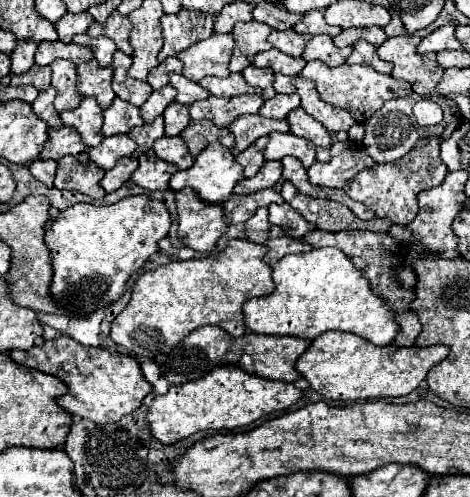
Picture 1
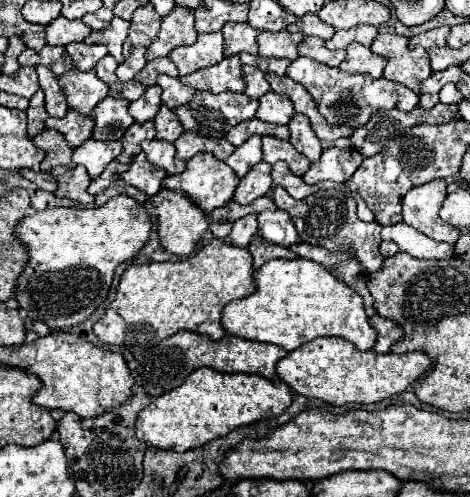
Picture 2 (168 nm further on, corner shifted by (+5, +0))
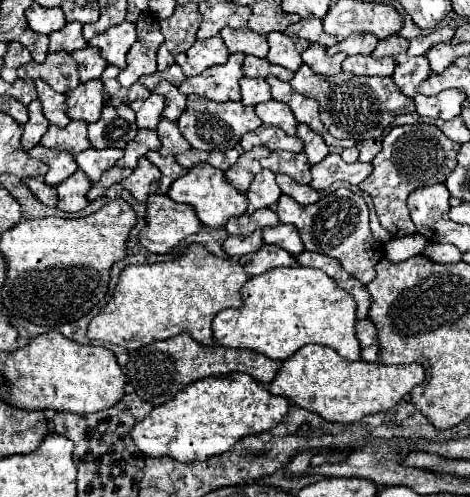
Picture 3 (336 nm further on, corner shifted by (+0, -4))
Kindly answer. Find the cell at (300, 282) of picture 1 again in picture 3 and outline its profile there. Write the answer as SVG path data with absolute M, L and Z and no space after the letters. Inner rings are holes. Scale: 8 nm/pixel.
M275 267L259 277L249 277L249 281L243 285L241 295L245 299L243 307L239 309L227 309L217 313L213 321L213 337L223 347L245 347L253 349L257 353L263 353L271 359L289 359L297 349L309 343L333 347L343 359L347 361L359 361L361 359L361 345L357 339L357 305L355 299L331 281L321 269L313 267Z

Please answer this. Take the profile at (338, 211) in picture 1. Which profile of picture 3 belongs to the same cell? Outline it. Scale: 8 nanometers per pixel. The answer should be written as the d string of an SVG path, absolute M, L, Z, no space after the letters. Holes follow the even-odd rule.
M337 189L335 193L325 195L315 205L299 205L293 197L281 195L277 203L277 215L281 223L291 223L301 233L301 241L307 251L329 255L341 261L343 269L359 279L363 285L375 277L375 265L383 259L383 243L375 241L369 229L369 213L361 195L349 189Z

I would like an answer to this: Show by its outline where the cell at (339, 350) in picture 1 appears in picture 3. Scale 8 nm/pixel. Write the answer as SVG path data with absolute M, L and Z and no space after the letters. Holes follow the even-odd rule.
M307 345L283 361L277 377L269 385L269 391L273 395L289 397L289 401L319 413L327 421L353 423L365 415L395 407L395 403L409 395L415 385L423 383L423 379L425 369L421 363L385 365L379 361L367 363L363 359L347 361L331 347Z

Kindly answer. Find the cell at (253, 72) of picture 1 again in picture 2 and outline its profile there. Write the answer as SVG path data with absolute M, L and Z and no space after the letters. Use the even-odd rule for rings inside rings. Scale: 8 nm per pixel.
M242 65L242 73L244 73L244 81L246 81L246 89L244 93L248 97L262 97L266 91L270 91L268 87L268 81L264 77L264 73L258 69L258 67L252 67L252 65Z

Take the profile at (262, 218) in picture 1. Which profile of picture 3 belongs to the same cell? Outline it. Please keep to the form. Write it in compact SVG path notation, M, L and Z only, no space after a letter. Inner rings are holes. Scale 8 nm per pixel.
M259 231L255 233L249 233L245 237L239 237L239 235L229 235L225 241L223 241L223 249L229 257L243 257L255 249L259 249L259 245L263 243L263 237Z

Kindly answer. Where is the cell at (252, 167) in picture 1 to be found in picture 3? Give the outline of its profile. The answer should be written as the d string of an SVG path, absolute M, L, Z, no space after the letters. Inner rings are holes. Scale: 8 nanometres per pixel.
M263 145L253 147L251 151L241 153L239 159L237 159L237 163L231 167L231 171L227 171L227 179L229 179L239 191L245 191L245 189L251 185L253 177L261 171L259 159L261 159L261 157L269 157L269 153L271 153L271 151L269 151L267 147L263 147Z

